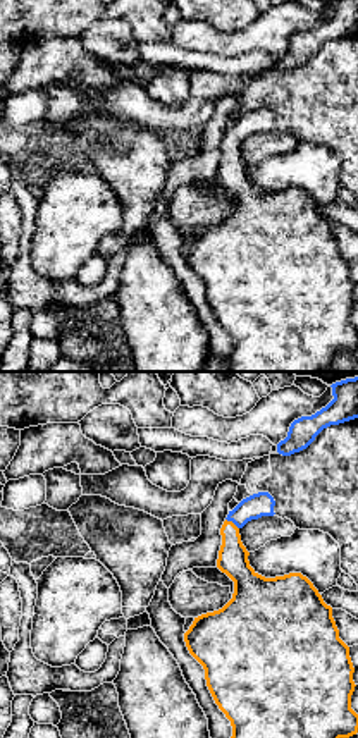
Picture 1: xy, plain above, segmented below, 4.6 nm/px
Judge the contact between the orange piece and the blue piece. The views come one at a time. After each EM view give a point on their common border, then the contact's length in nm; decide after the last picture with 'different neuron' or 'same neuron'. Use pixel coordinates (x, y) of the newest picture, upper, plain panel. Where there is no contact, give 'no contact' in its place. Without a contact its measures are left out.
meets orange at (233, 138); contact 80 nm long

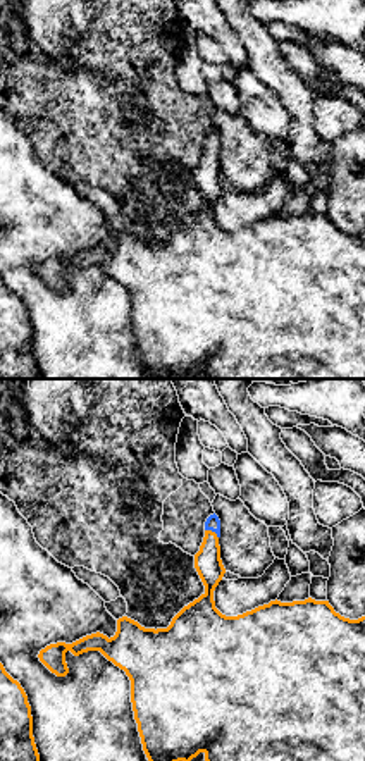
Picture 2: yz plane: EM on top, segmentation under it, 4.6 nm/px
meets orange at (210, 145); contact 80 nm long

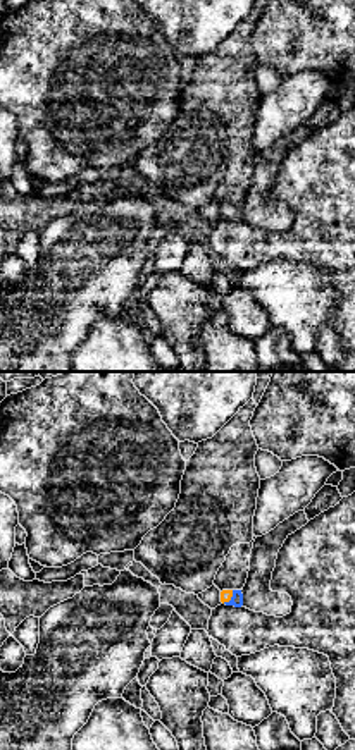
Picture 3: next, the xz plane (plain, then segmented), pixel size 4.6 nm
meets orange at (230, 214); contact 80 nm long

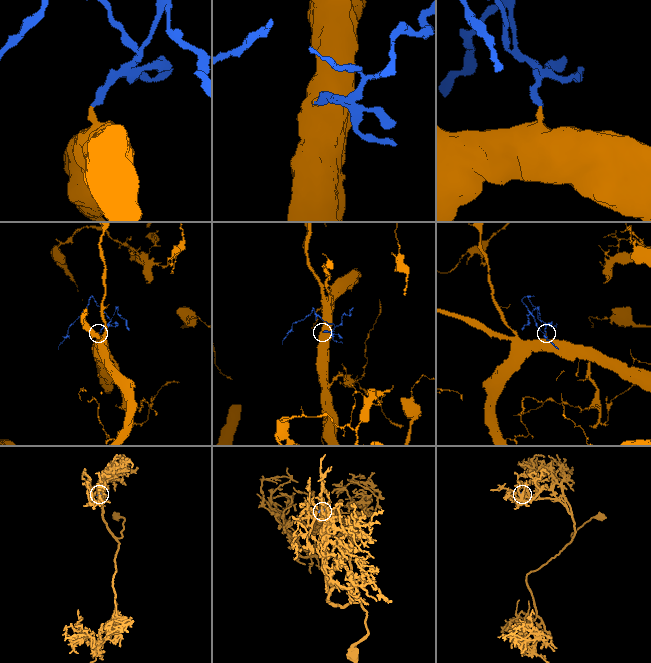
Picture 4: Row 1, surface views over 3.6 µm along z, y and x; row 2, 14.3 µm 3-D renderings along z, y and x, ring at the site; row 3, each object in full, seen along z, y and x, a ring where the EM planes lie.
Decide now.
same neuron

